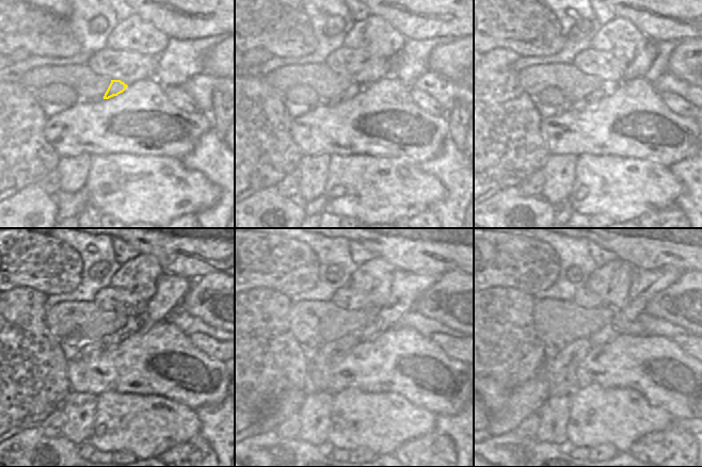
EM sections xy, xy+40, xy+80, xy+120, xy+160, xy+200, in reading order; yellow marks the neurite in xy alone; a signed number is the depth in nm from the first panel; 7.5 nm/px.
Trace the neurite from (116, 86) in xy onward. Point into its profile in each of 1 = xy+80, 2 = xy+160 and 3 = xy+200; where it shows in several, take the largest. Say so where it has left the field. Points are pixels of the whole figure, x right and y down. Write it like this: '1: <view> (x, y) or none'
1: xy+80 (594, 97)
2: xy+160 (331, 354)
3: xy+200 (561, 367)

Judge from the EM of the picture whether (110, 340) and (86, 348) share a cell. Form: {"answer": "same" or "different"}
{"answer": "same"}

